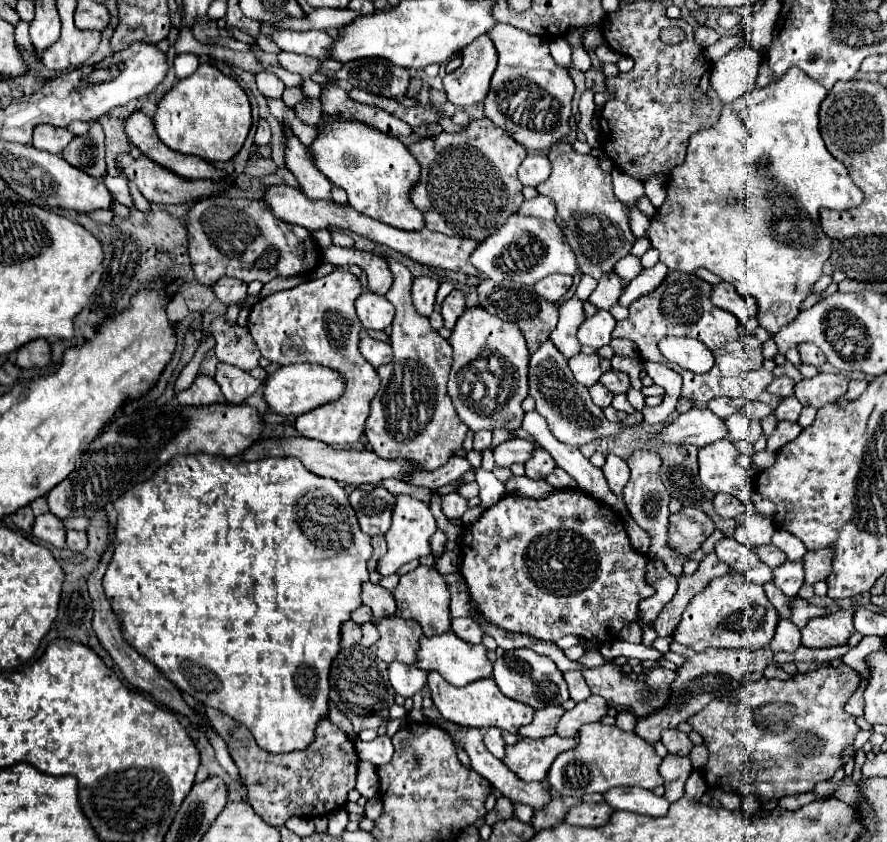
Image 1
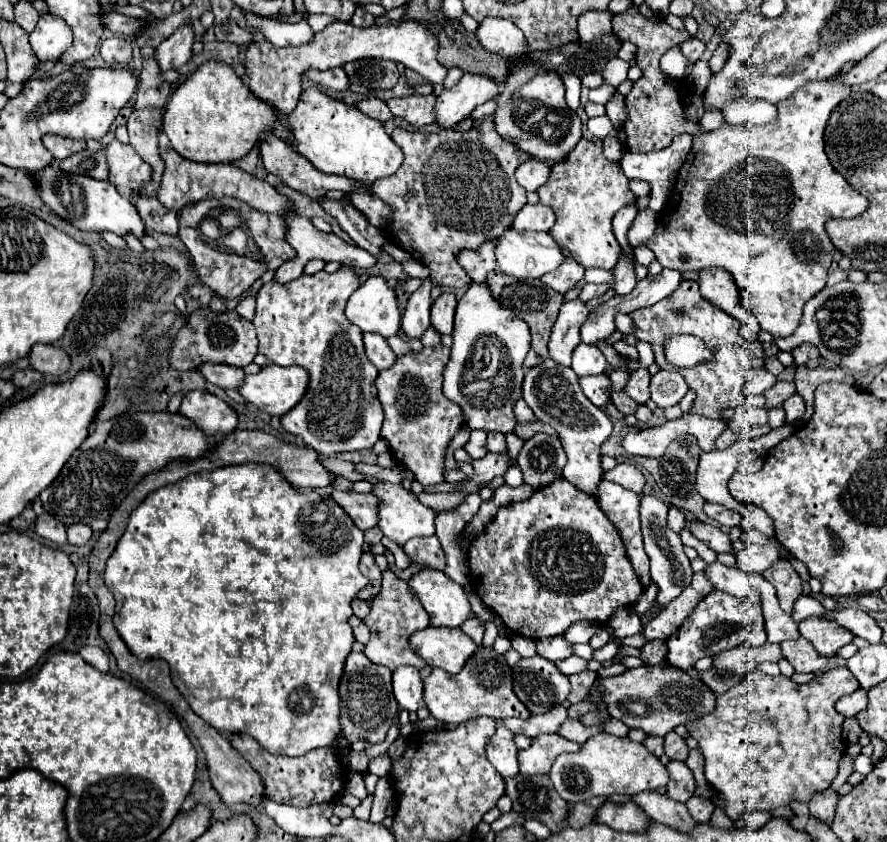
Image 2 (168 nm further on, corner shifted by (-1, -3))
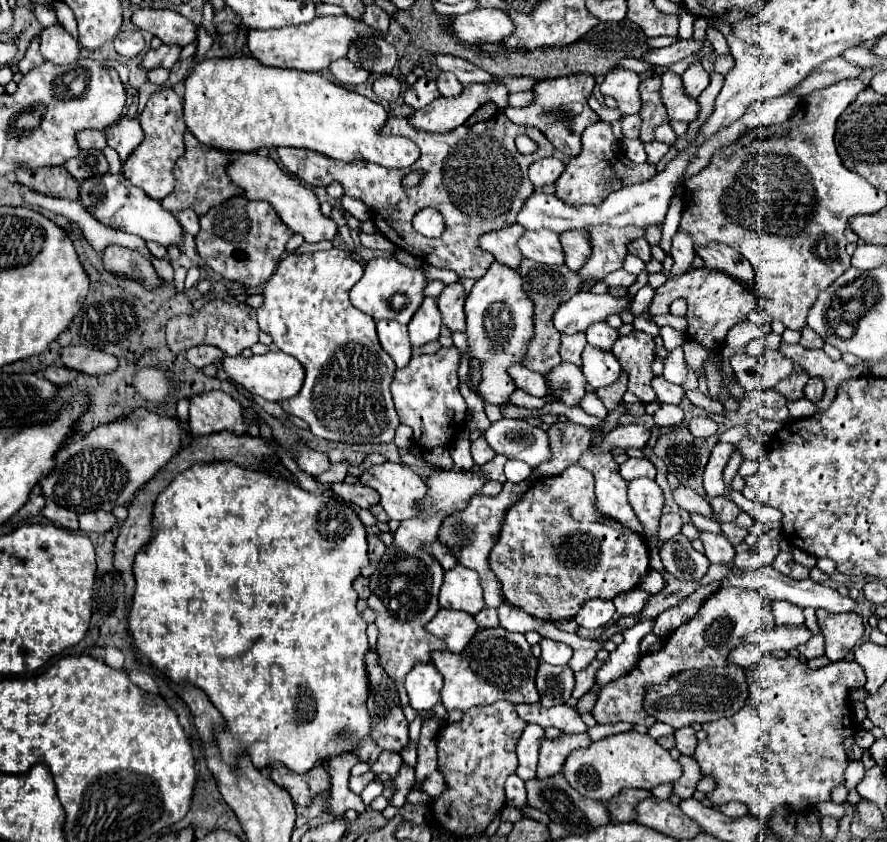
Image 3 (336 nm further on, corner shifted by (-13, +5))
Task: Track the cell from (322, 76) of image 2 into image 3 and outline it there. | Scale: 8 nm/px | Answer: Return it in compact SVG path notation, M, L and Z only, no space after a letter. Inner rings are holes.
M339 58L329 66L329 72L337 78L337 82L345 84L345 86L355 86L355 84L363 84L369 78L369 72L355 66L353 62L349 62L347 58Z

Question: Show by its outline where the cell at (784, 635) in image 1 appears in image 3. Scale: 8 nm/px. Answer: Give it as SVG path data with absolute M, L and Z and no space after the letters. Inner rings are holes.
M783 600L773 602L773 616L777 624L803 624L805 622L803 608L791 602L783 602Z

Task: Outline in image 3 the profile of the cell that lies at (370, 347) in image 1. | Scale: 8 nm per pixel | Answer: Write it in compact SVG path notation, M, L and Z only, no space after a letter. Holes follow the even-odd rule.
M379 320L377 334L379 334L379 342L383 350L395 360L397 368L405 368L411 360L411 344L409 344L407 326L395 320Z

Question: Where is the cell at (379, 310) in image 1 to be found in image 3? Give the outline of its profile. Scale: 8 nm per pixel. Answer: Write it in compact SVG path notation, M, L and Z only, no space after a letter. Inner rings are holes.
M373 258L363 266L361 280L355 282L351 288L351 302L365 314L373 316L375 320L397 320L401 324L409 324L417 308L421 306L427 286L427 276L423 268L407 268L393 258Z

